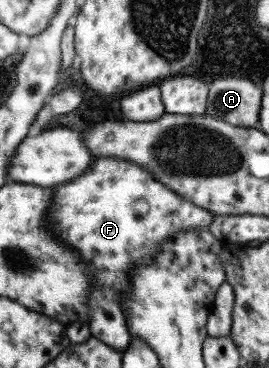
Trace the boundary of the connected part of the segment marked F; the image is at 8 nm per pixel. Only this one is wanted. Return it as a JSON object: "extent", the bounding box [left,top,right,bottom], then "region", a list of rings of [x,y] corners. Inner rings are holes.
{"extent":[49,157,213,351],"region":[[[117,157],[97,159],[95,167],[81,175],[81,179],[59,187],[53,215],[49,215],[55,225],[49,221],[49,226],[71,247],[79,249],[93,271],[97,271],[97,283],[91,297],[91,321],[86,322],[90,336],[123,351],[131,336],[118,303],[129,289],[129,271],[151,261],[159,253],[159,243],[163,243],[163,239],[179,231],[206,229],[213,215],[163,186],[146,168]],[[103,287],[115,291],[116,305],[113,304],[113,293],[103,293]]]}

